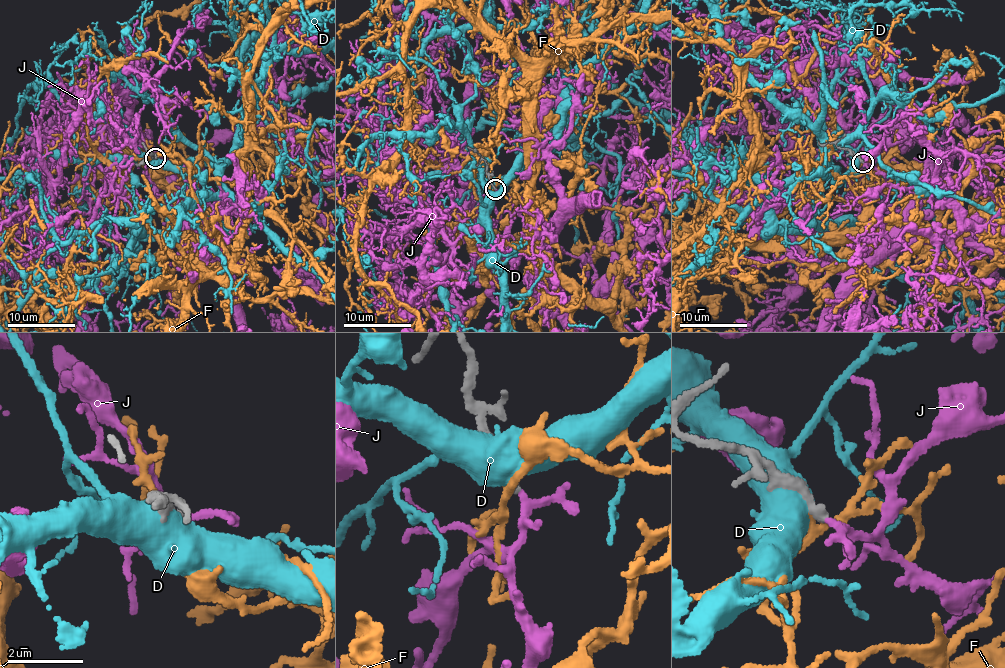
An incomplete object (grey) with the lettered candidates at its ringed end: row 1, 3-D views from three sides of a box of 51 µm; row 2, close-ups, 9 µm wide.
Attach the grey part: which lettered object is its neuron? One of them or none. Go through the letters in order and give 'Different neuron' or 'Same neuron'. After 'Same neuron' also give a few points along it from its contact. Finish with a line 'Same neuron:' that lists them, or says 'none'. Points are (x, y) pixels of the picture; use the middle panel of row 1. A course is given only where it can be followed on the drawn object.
D: Different neuron
F: Different neuron
J: Different neuron
Same neuron: none

